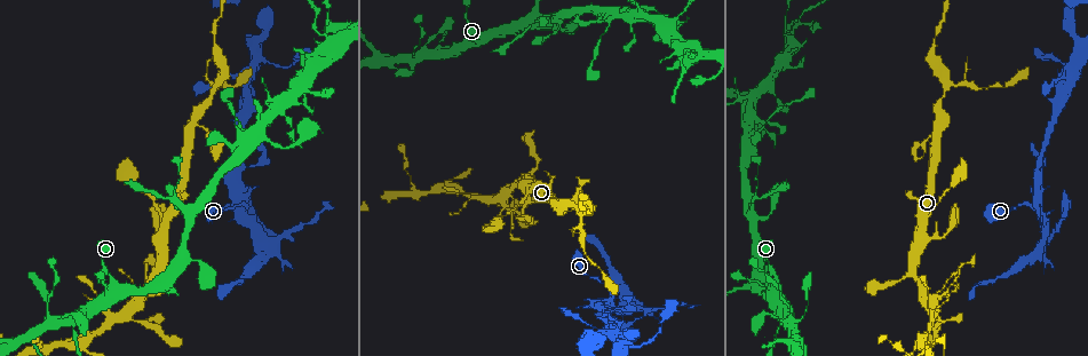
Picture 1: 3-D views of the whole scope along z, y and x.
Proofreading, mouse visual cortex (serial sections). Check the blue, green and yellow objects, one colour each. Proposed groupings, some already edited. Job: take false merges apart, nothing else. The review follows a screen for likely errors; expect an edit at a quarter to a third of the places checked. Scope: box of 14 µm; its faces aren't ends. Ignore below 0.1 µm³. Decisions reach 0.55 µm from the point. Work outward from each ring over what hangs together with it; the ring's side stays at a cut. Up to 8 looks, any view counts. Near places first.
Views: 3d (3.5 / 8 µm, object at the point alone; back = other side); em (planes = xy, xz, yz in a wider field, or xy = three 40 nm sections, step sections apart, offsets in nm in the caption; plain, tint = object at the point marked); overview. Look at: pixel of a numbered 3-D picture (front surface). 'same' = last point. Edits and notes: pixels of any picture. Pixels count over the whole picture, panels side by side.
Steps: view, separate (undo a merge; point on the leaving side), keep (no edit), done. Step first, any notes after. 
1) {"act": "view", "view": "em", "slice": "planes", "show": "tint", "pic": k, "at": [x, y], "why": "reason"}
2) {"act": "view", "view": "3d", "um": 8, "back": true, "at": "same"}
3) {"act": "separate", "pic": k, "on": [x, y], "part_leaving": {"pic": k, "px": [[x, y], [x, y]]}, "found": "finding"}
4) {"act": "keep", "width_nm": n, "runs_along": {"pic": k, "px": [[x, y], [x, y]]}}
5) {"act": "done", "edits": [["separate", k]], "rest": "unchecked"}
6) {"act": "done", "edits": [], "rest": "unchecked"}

{"act": "view", "view": "3d", "um": 3.5, "pic": 1, "at": [772, 290], "why": "sharp bend"}

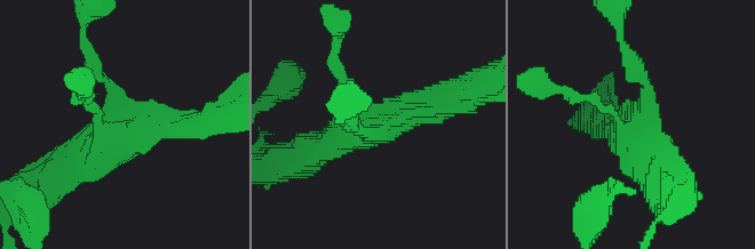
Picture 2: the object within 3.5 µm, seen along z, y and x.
{"act": "view", "view": "em", "slice": "xy", "step": 3, "show": "tint", "pic": 2, "at": [643, 117]}

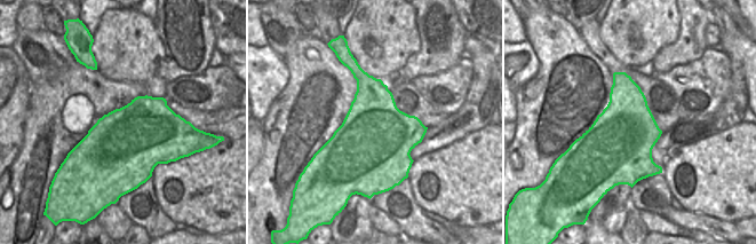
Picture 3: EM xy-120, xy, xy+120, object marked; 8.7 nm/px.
{"act": "keep", "runs_along": {"pic": 2, "px": [[90, 56], [128, 122], [196, 122]]}, "found": "one cell here"}

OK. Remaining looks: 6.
{"act": "view", "view": "3d", "um": 3.5, "pic": 1, "at": [1036, 210], "why": "branch point"}

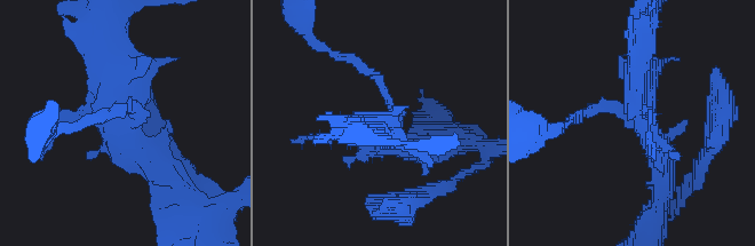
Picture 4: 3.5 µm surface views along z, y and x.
{"act": "view", "view": "em", "slice": "xy", "step": 5, "show": "plain", "pic": 4, "at": [639, 121]}

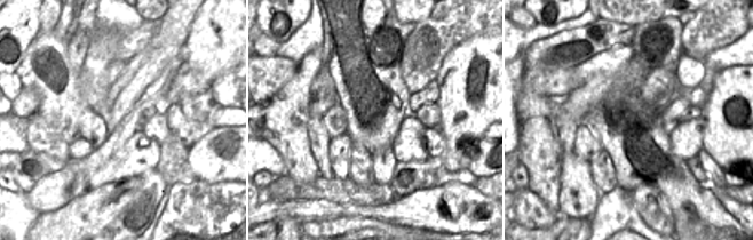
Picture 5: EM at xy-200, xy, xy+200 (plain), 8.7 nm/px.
{"act": "view", "view": "em", "slice": "xy", "step": 5, "show": "tint", "at": "same", "why": "where the object lies"}

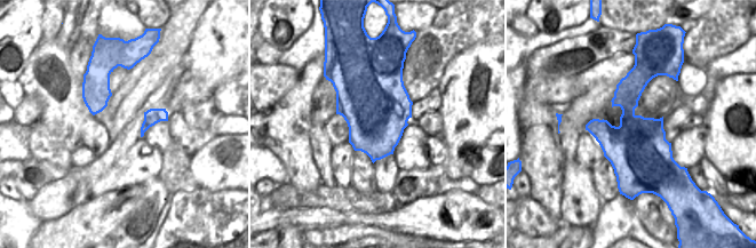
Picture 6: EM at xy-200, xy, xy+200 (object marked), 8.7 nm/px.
{"act": "keep", "found": "all the same cell"}

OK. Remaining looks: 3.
{"act": "view", "view": "3d", "um": 3.5, "pic": 1, "at": [945, 122], "why": "a fork"}

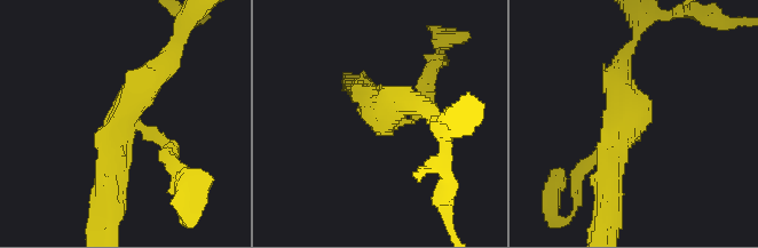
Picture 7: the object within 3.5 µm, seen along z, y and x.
{"act": "view", "view": "em", "slice": "xy", "step": 2, "show": "plain", "pic": 7, "at": [375, 115], "why": "now the EM"}

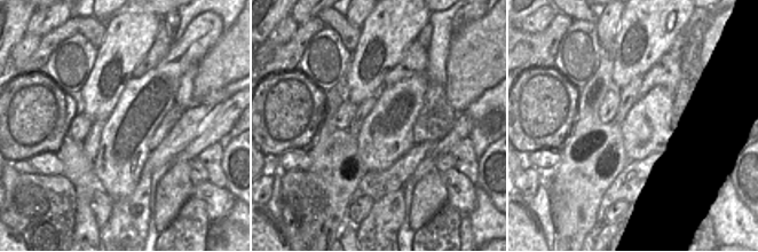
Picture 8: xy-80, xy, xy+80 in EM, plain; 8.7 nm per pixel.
{"act": "view", "view": "em", "slice": "xy", "step": 2, "show": "tint", "at": "same", "why": "where the object lies"}

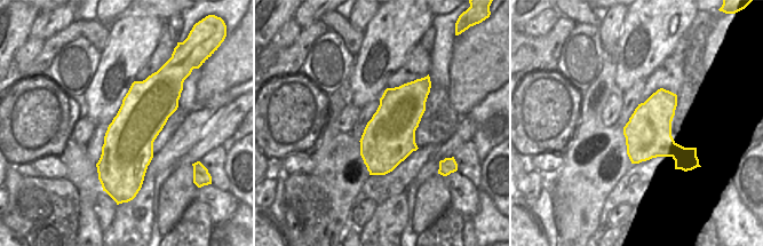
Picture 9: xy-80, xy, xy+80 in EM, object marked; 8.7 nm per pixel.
{"act": "keep", "arms": 3, "arm_widths_nm": [100, 300, 350], "runs_along": {"pic": 7, "px": [[107, 191], [113, 130], [163, 61]]}, "found": "one cell here"}

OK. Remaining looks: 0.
{"act": "done", "edits": [], "rest": "unchecked"}

